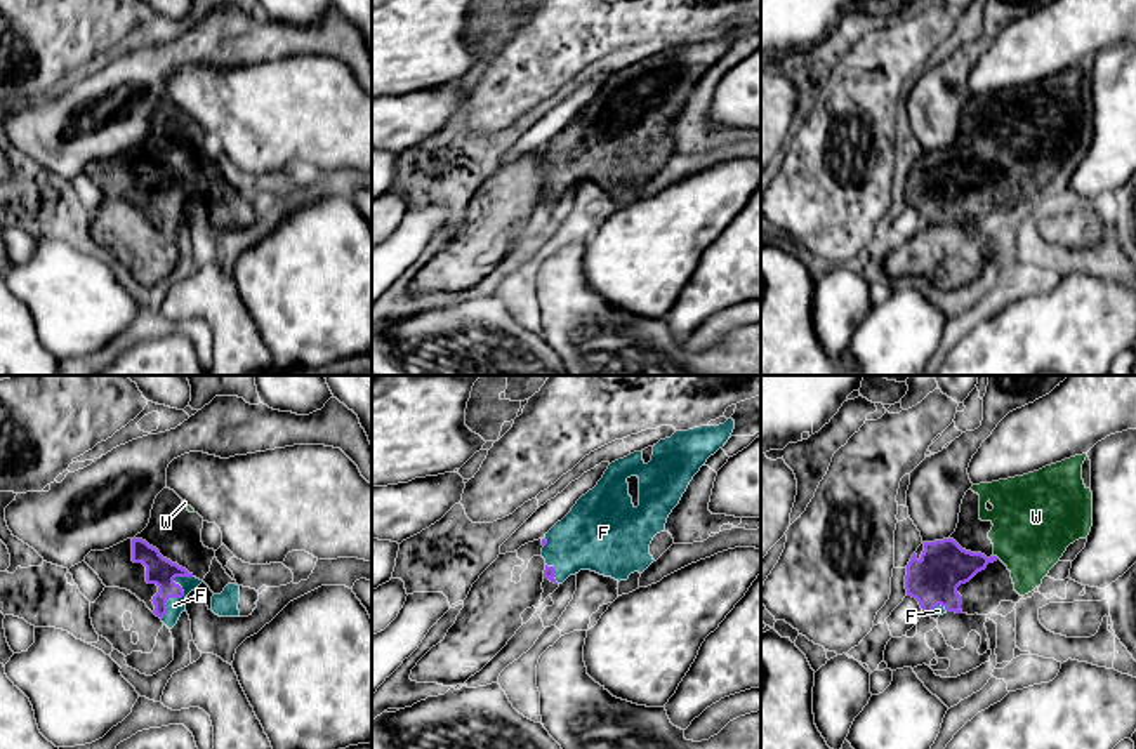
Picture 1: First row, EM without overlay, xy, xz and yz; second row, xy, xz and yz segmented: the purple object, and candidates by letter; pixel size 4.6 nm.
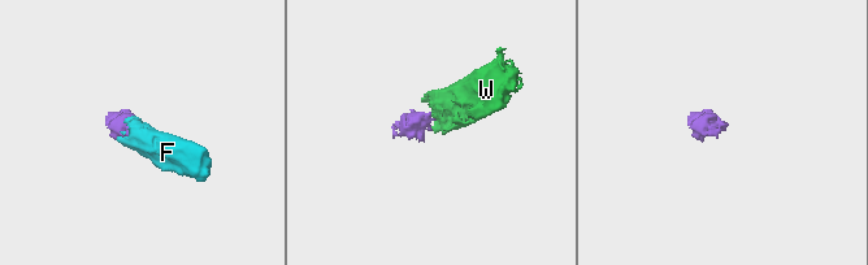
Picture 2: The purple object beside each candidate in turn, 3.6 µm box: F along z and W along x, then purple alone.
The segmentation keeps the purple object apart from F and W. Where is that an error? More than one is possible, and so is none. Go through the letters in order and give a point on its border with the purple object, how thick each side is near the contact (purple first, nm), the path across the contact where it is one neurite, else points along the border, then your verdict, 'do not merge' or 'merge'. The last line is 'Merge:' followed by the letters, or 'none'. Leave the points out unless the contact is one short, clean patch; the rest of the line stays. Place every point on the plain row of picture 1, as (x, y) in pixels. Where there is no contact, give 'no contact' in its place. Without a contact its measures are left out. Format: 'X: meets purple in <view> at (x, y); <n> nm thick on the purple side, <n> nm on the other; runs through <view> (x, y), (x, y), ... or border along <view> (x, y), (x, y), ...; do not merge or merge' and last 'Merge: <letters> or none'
F: meets purple in xy at (181, 207); 130 nm thick on the purple side, 80 nm on the other; merge
W: meets purple in yz at (996, 167); 240 nm thick on the purple side, 380 nm on the other; runs through yz (944, 176), (966, 176), (996, 167), (1034, 129); merge
Merge: F, W

